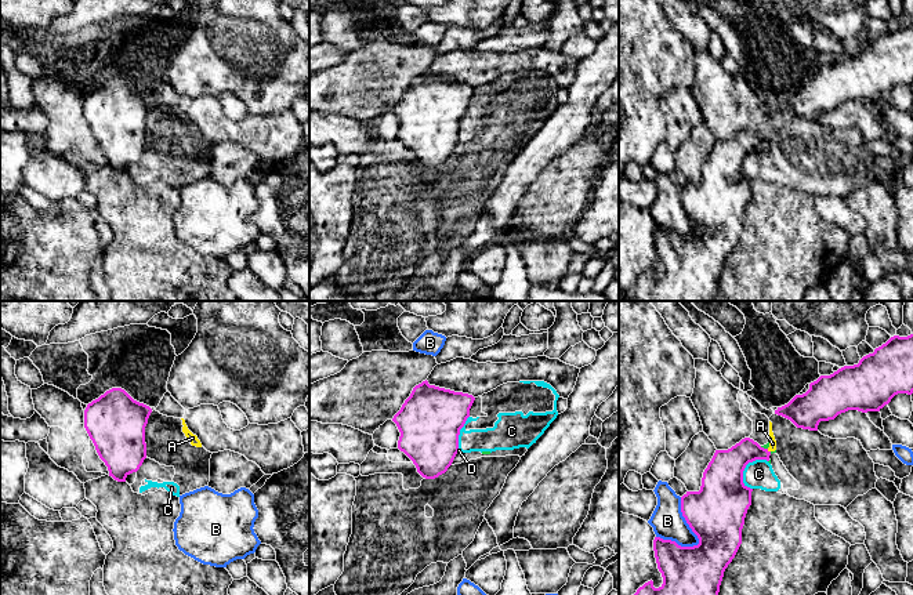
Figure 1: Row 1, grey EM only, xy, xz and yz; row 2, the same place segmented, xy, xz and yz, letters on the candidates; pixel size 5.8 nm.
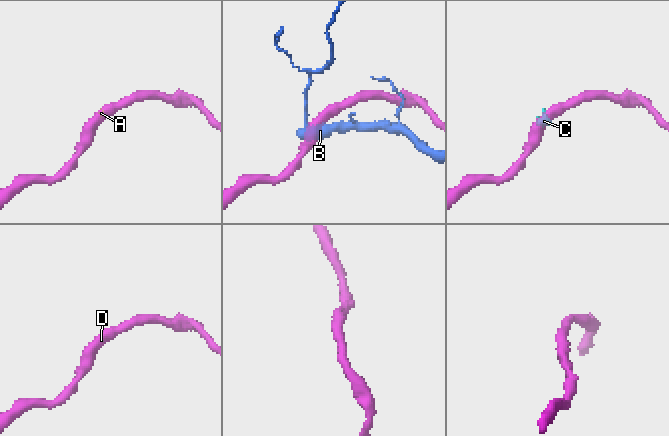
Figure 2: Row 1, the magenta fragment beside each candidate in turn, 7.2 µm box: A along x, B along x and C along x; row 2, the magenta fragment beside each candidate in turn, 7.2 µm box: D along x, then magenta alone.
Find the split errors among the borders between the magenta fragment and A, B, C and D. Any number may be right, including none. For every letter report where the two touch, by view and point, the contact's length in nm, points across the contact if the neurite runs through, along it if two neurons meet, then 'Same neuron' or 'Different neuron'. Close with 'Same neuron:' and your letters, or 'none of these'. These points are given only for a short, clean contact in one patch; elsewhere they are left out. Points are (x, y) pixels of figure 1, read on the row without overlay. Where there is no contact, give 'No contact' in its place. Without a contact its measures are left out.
A: Touches magenta at yz (767, 141). Shared border 30 nm. Boundary: yz (767, 140), (770, 142). Different neuron
B: Touches magenta at yz (687, 213). Shared border 300 nm. Different neuron
C: Touches magenta at yz (746, 155). Shared border 200 nm. Boundary: yz (767, 151), (753, 151), (746, 156), (743, 162), (745, 177). Different neuron
D: Touches magenta at yz (763, 138). Shared border 50 nm. Boundary: yz (760, 137), (767, 140). Different neuron
Same neuron: none of these

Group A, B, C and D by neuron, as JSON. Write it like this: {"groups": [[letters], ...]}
{"groups": [["A", "C", "D"], ["B"]]}

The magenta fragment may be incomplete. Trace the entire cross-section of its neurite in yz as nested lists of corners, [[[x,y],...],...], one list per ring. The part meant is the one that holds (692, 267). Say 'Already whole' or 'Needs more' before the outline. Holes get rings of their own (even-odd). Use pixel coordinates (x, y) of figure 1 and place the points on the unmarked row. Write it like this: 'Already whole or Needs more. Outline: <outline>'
Already whole. Outline: [[[750,128],[742,130],[728,141],[715,141],[703,163],[700,181],[686,182],[681,188],[682,207],[698,226],[699,235],[681,237],[675,232],[655,228],[653,242],[663,275],[655,279],[651,271],[640,277],[626,291],[630,301],[713,301],[724,262],[742,235],[744,208],[751,196],[753,179],[743,174],[743,162],[756,150],[769,152],[769,146],[768,139]]]

